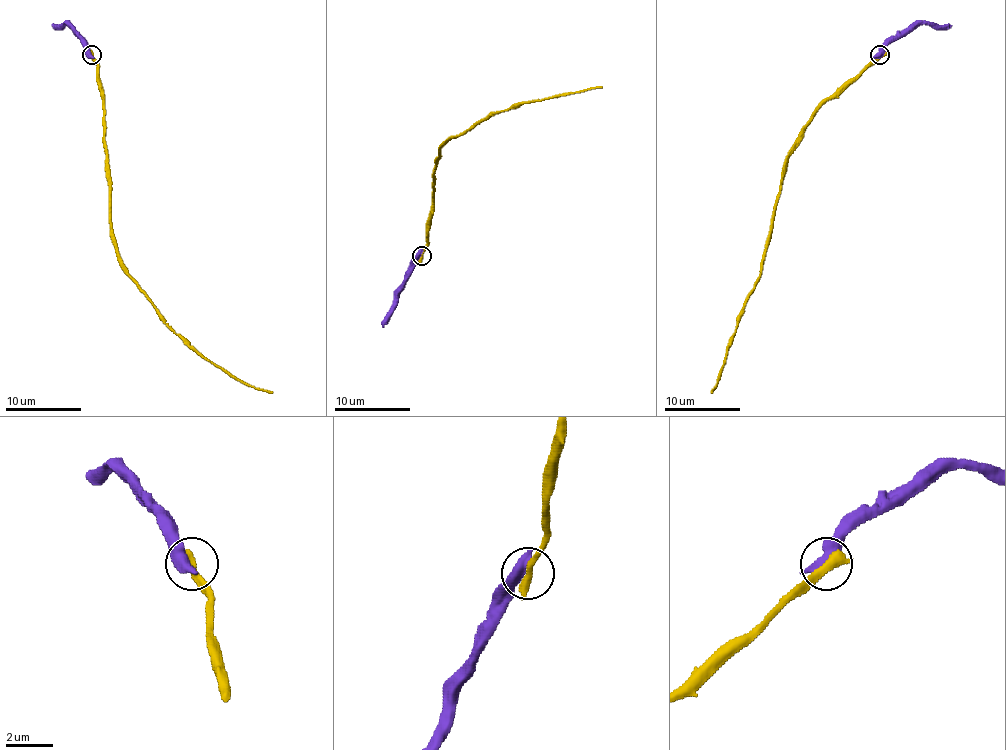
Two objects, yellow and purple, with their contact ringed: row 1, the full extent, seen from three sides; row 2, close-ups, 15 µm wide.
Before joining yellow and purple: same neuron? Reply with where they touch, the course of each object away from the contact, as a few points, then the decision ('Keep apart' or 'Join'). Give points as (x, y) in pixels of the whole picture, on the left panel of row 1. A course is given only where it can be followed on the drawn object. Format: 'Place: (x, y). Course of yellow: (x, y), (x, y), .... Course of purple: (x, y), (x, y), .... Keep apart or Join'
Place: (92, 55). Course of yellow: (92, 54), (98, 66), (104, 109), (111, 233), (123, 271), (157, 314), (191, 346), (244, 383), (273, 392). Course of purple: (90, 54), (66, 24), (52, 26). Keep apart

